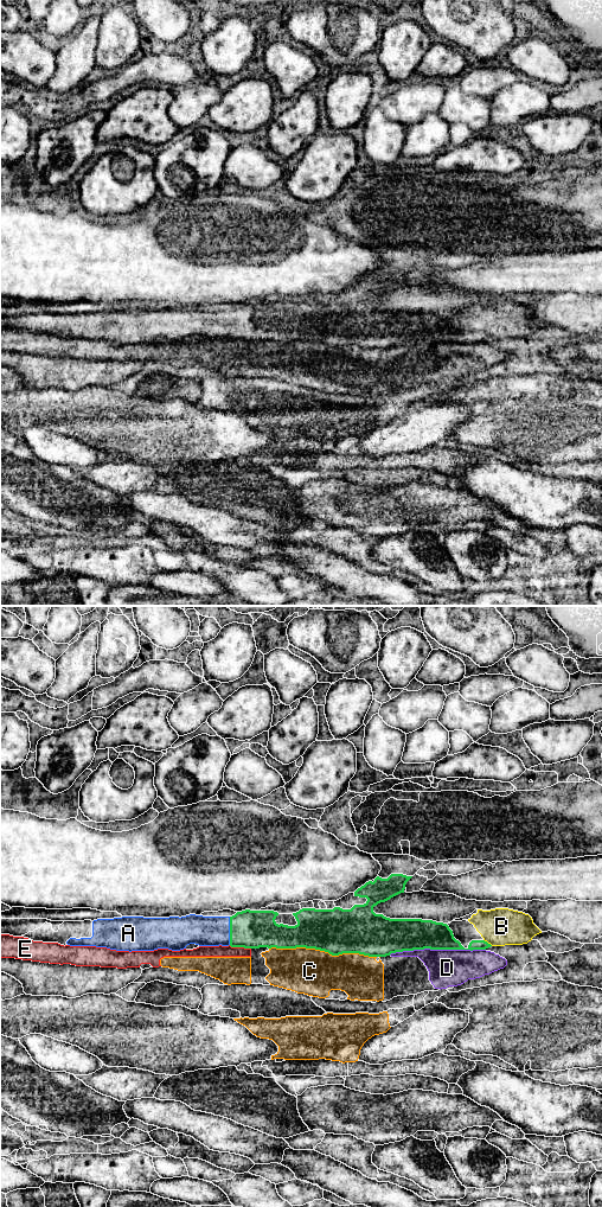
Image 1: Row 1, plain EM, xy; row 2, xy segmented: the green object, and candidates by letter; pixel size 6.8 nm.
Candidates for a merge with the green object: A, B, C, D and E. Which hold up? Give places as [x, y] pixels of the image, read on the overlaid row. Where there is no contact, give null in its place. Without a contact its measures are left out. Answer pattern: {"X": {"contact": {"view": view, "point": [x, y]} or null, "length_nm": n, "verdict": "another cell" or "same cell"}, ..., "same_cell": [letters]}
{"A": {"contact": {"view": "xy", "point": [230, 931]}, "length_nm": 190, "verdict": "same cell"}, "B": {"contact": {"view": "xy", "point": [487, 943]}, "length_nm": 80, "verdict": "another cell"}, "C": {"contact": {"view": "xy", "point": [322, 950]}, "length_nm": 750, "verdict": "another cell"}, "D": {"contact": {"view": "xy", "point": [436, 949]}, "length_nm": 650, "verdict": "another cell"}, "E": {"contact": {"view": "xy", "point": [239, 946]}, "length_nm": 150, "verdict": "another cell"}, "same_cell": ["A"]}

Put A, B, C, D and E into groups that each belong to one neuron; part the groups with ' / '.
A / B / C D E

